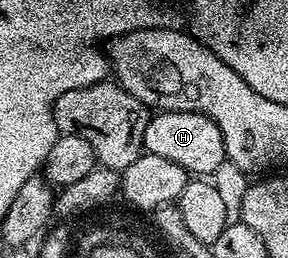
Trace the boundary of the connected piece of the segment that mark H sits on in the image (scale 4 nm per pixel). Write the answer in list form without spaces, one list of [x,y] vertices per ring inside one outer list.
[[[160,111],[153,114],[146,125],[144,151],[154,157],[166,157],[166,161],[182,165],[184,171],[196,177],[211,176],[226,163],[223,133],[211,117],[200,112]]]

